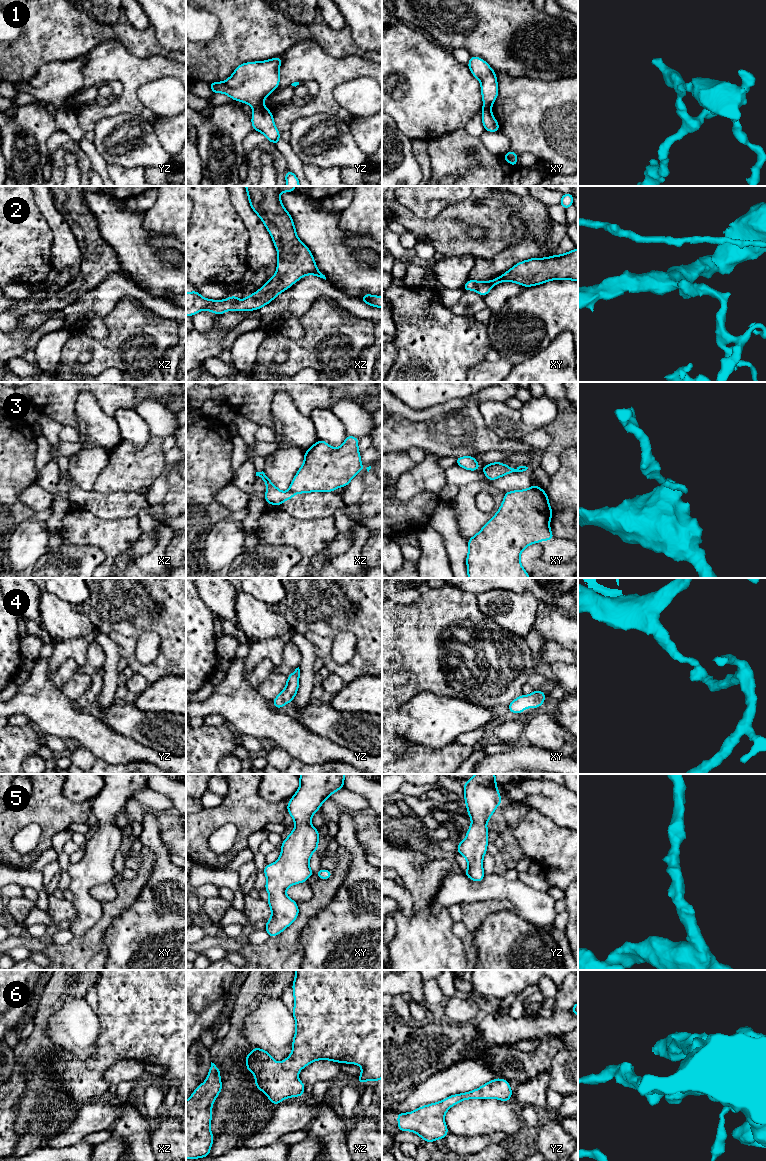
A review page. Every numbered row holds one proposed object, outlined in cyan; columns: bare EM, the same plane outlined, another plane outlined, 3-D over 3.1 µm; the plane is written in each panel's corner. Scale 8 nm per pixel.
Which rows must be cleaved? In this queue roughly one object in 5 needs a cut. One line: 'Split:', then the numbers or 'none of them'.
Split: 1, 3

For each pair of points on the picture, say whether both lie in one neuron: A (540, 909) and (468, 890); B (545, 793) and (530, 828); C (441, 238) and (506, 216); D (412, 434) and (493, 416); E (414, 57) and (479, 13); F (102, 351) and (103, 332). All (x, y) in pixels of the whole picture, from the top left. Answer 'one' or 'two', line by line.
A: one
B: two
C: one
D: two
E: two
F: two

